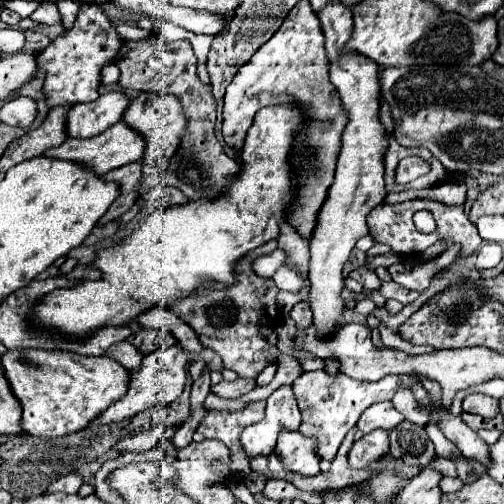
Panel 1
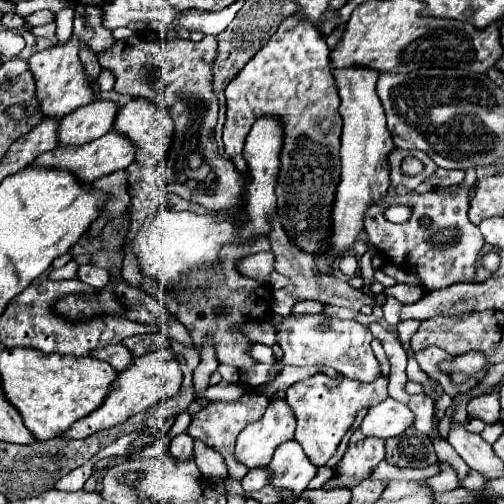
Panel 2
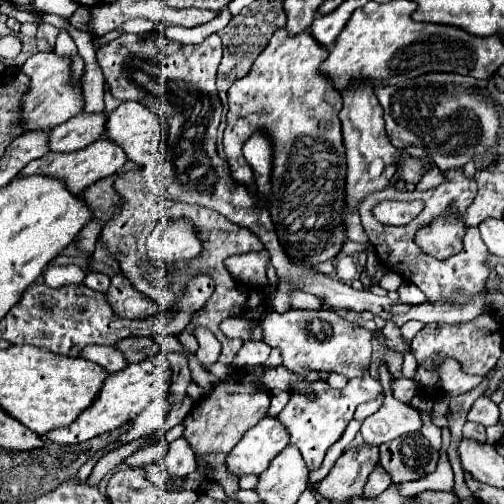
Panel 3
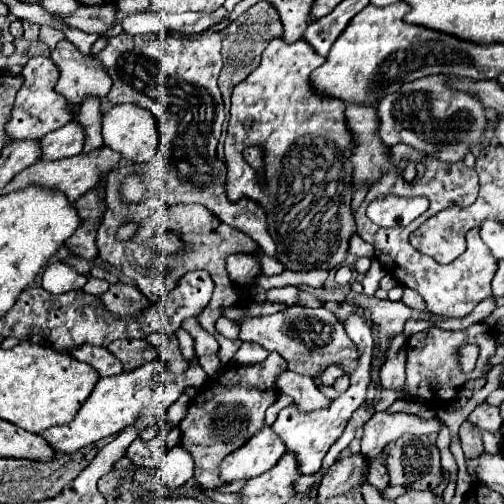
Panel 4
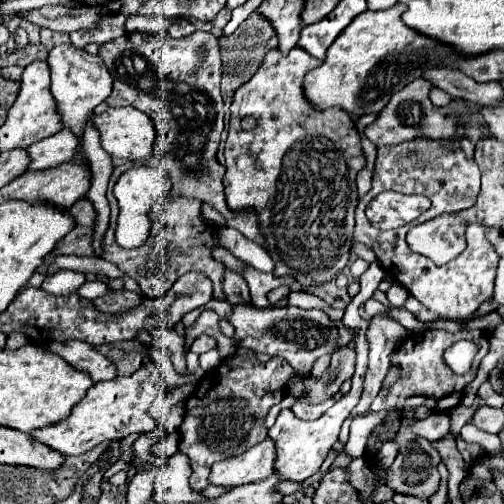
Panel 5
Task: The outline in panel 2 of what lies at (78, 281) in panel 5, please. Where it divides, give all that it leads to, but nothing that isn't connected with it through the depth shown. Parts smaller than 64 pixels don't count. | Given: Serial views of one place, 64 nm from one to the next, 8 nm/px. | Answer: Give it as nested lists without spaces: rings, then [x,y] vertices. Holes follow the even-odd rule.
[[[68,262],[64,268],[50,270],[48,278],[50,280],[74,280],[76,278],[76,272],[78,272],[78,264],[76,262]]]

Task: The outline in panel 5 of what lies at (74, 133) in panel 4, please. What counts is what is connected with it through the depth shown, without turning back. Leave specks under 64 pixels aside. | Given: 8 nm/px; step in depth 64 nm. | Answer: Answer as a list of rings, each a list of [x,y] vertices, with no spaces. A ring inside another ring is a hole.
[[[60,130],[56,136],[32,144],[32,148],[26,148],[26,152],[30,156],[28,170],[48,170],[72,160],[76,154],[76,136],[72,136],[72,132]]]

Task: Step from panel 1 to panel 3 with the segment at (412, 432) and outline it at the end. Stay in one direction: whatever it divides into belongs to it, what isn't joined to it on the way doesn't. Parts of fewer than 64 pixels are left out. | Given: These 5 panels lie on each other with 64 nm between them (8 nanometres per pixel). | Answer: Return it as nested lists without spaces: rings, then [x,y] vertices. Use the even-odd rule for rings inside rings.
[[[414,432],[380,446],[380,464],[394,484],[420,480],[436,470],[438,452],[428,444],[420,432]]]

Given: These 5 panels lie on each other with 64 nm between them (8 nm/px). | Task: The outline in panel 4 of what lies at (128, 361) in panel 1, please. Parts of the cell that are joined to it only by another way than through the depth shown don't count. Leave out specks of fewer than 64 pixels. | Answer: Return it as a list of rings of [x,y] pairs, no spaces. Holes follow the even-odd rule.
[[[82,344],[76,348],[70,348],[68,354],[78,360],[78,362],[86,362],[90,364],[100,378],[104,376],[116,376],[122,372],[120,362],[116,362],[116,356],[112,356],[106,348],[102,346],[92,346],[92,344]]]

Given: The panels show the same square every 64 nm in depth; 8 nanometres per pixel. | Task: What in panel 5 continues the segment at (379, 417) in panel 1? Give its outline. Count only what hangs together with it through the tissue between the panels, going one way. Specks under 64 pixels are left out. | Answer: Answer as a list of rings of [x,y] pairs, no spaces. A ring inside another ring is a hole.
[[[442,412],[430,414],[428,418],[414,422],[412,432],[430,440],[430,442],[440,440],[450,432],[450,418],[448,418],[448,414],[442,414]]]

